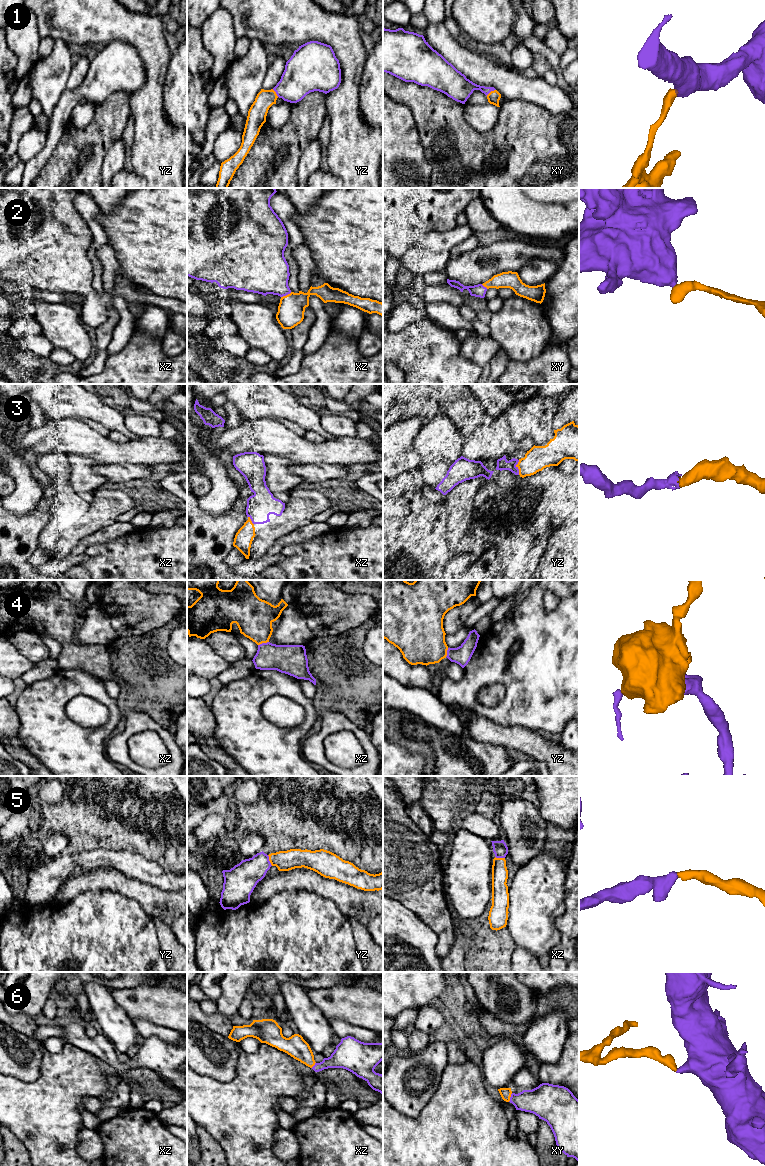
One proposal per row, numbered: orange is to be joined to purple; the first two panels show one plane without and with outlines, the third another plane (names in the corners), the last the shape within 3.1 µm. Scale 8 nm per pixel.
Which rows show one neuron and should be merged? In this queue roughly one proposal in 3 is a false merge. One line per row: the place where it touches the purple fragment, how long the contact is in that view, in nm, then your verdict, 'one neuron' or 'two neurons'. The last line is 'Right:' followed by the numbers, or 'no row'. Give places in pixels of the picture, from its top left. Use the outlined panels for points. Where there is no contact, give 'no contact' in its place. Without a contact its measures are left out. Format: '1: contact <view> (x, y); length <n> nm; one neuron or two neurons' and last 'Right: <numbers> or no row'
1: contact xy (490, 91); length 90 nm; one neuron
2: contact xz (286, 294); length 100 nm; one neuron
3: contact yz (517, 467); length 120 nm; one neuron
4: contact xz (263, 643); length 90 nm; one neuron
5: contact yz (268, 860); length 100 nm; one neuron
6: contact xy (510, 1097); length 80 nm; one neuron
Right: 1, 2, 3, 4, 5, 6

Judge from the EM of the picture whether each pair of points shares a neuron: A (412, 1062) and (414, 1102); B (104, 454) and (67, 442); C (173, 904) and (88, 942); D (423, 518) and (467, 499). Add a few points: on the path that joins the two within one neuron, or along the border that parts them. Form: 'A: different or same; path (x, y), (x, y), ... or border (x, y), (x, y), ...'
A: same; path (412, 1072), (412, 1092)
B: same; path (95, 445), (89, 442), (76, 442)
C: different; border (131, 899), (134, 899), (150, 916)
D: different; border (443, 502), (446, 508), (445, 533)

